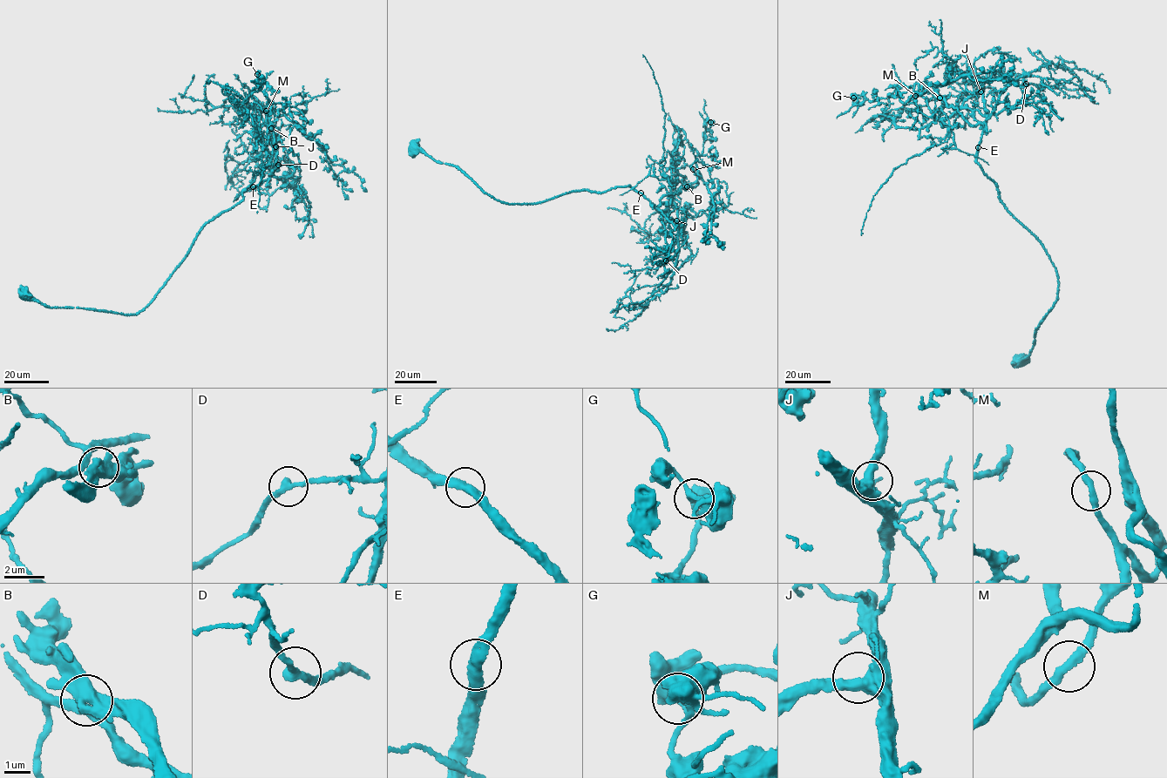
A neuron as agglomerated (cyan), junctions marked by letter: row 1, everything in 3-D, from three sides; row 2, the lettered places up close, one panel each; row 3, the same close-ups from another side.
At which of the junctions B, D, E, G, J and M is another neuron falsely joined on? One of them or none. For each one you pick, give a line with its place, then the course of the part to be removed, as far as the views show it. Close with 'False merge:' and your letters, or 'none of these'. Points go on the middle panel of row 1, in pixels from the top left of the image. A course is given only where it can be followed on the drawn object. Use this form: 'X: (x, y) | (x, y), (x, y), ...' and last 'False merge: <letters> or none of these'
False merge: none of these

